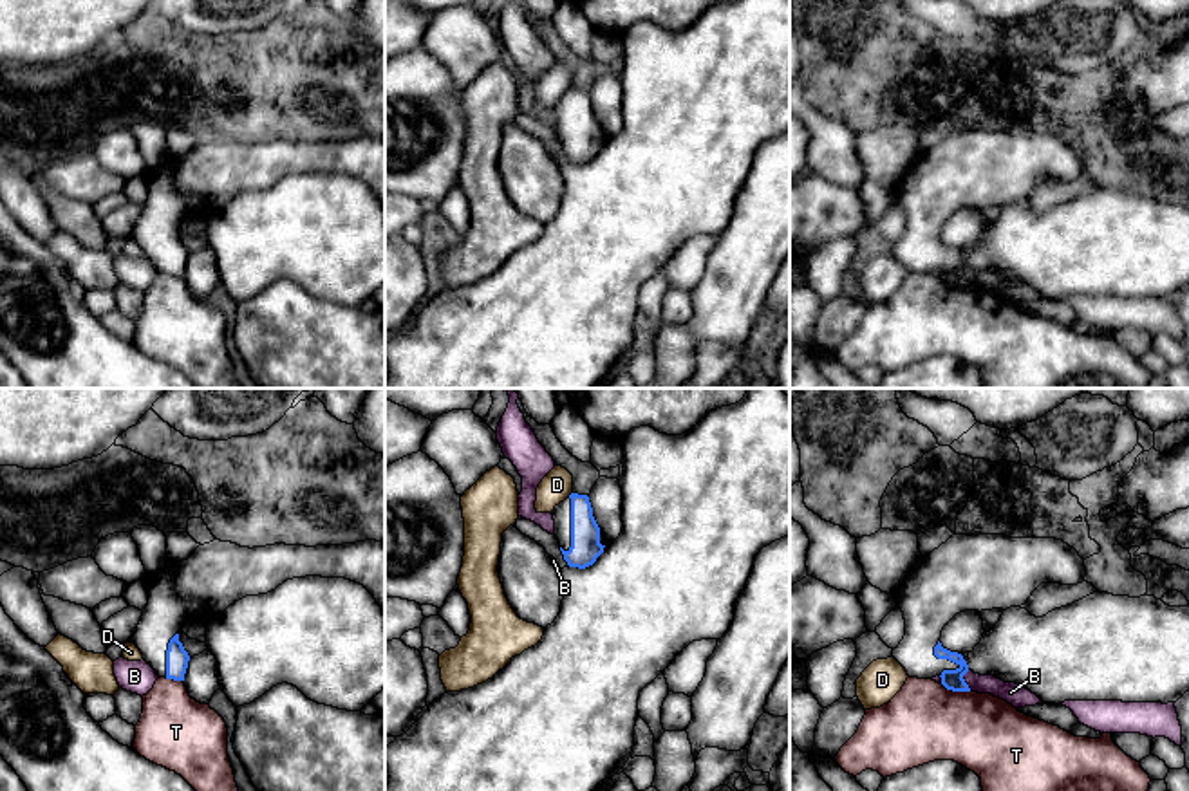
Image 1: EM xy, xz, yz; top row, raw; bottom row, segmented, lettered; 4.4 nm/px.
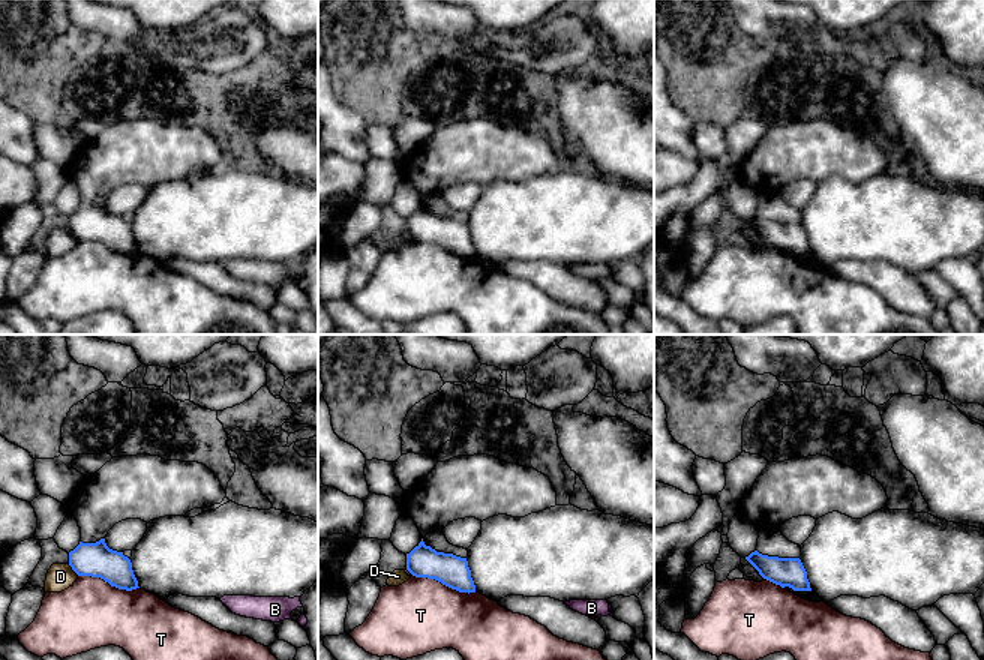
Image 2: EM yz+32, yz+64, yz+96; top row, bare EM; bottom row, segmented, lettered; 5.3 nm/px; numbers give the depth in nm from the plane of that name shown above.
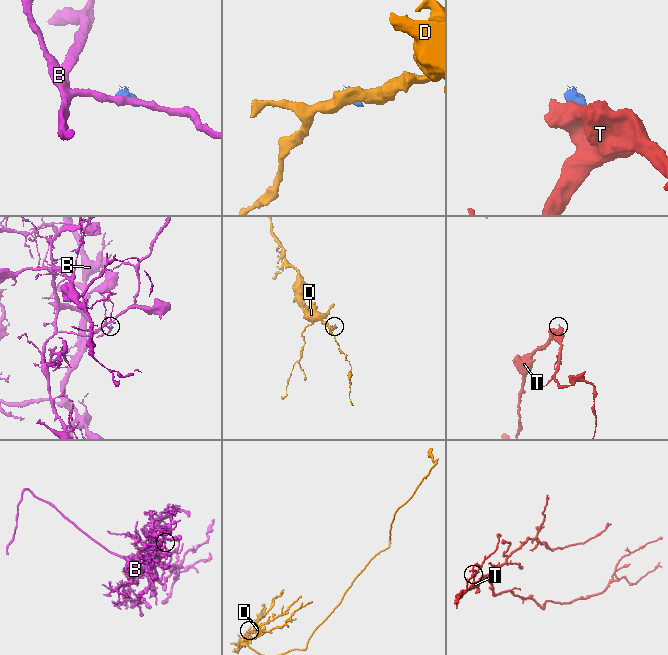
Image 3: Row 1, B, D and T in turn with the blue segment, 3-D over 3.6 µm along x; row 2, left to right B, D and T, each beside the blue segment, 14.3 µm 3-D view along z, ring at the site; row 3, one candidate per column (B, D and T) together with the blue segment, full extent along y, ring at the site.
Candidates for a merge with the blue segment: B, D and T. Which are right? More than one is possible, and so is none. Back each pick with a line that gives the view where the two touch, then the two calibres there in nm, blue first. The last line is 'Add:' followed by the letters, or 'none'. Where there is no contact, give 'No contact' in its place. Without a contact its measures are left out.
Add: none

